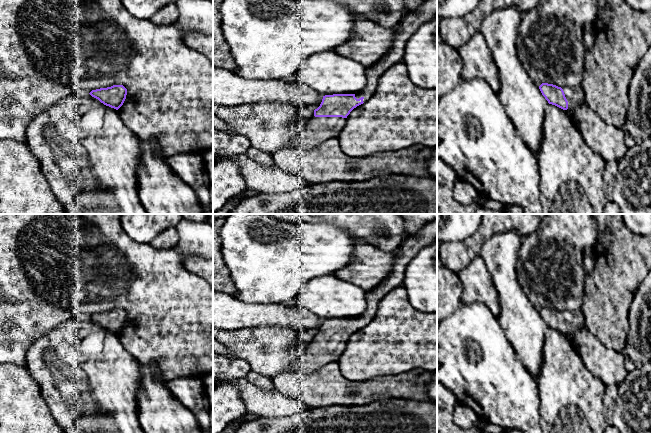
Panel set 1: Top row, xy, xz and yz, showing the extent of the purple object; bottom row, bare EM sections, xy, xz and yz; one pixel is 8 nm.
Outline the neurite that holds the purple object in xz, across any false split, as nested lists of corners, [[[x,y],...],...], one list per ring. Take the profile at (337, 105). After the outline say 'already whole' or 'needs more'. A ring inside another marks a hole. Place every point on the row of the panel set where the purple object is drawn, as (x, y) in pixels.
[[[425,0],[411,12],[406,12],[395,27],[392,48],[373,66],[366,68],[367,83],[357,94],[333,94],[323,96],[320,106],[308,121],[304,130],[283,148],[314,148],[322,142],[338,137],[346,123],[346,118],[357,106],[368,101],[375,93],[381,75],[391,66],[402,62],[409,37],[426,21],[437,15],[437,0]]] | needs more

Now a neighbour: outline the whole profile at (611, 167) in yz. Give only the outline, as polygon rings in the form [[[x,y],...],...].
[[[610,160],[605,162],[603,171],[603,191],[607,201],[612,201],[612,192],[614,190],[615,175],[618,171],[618,161]]]

